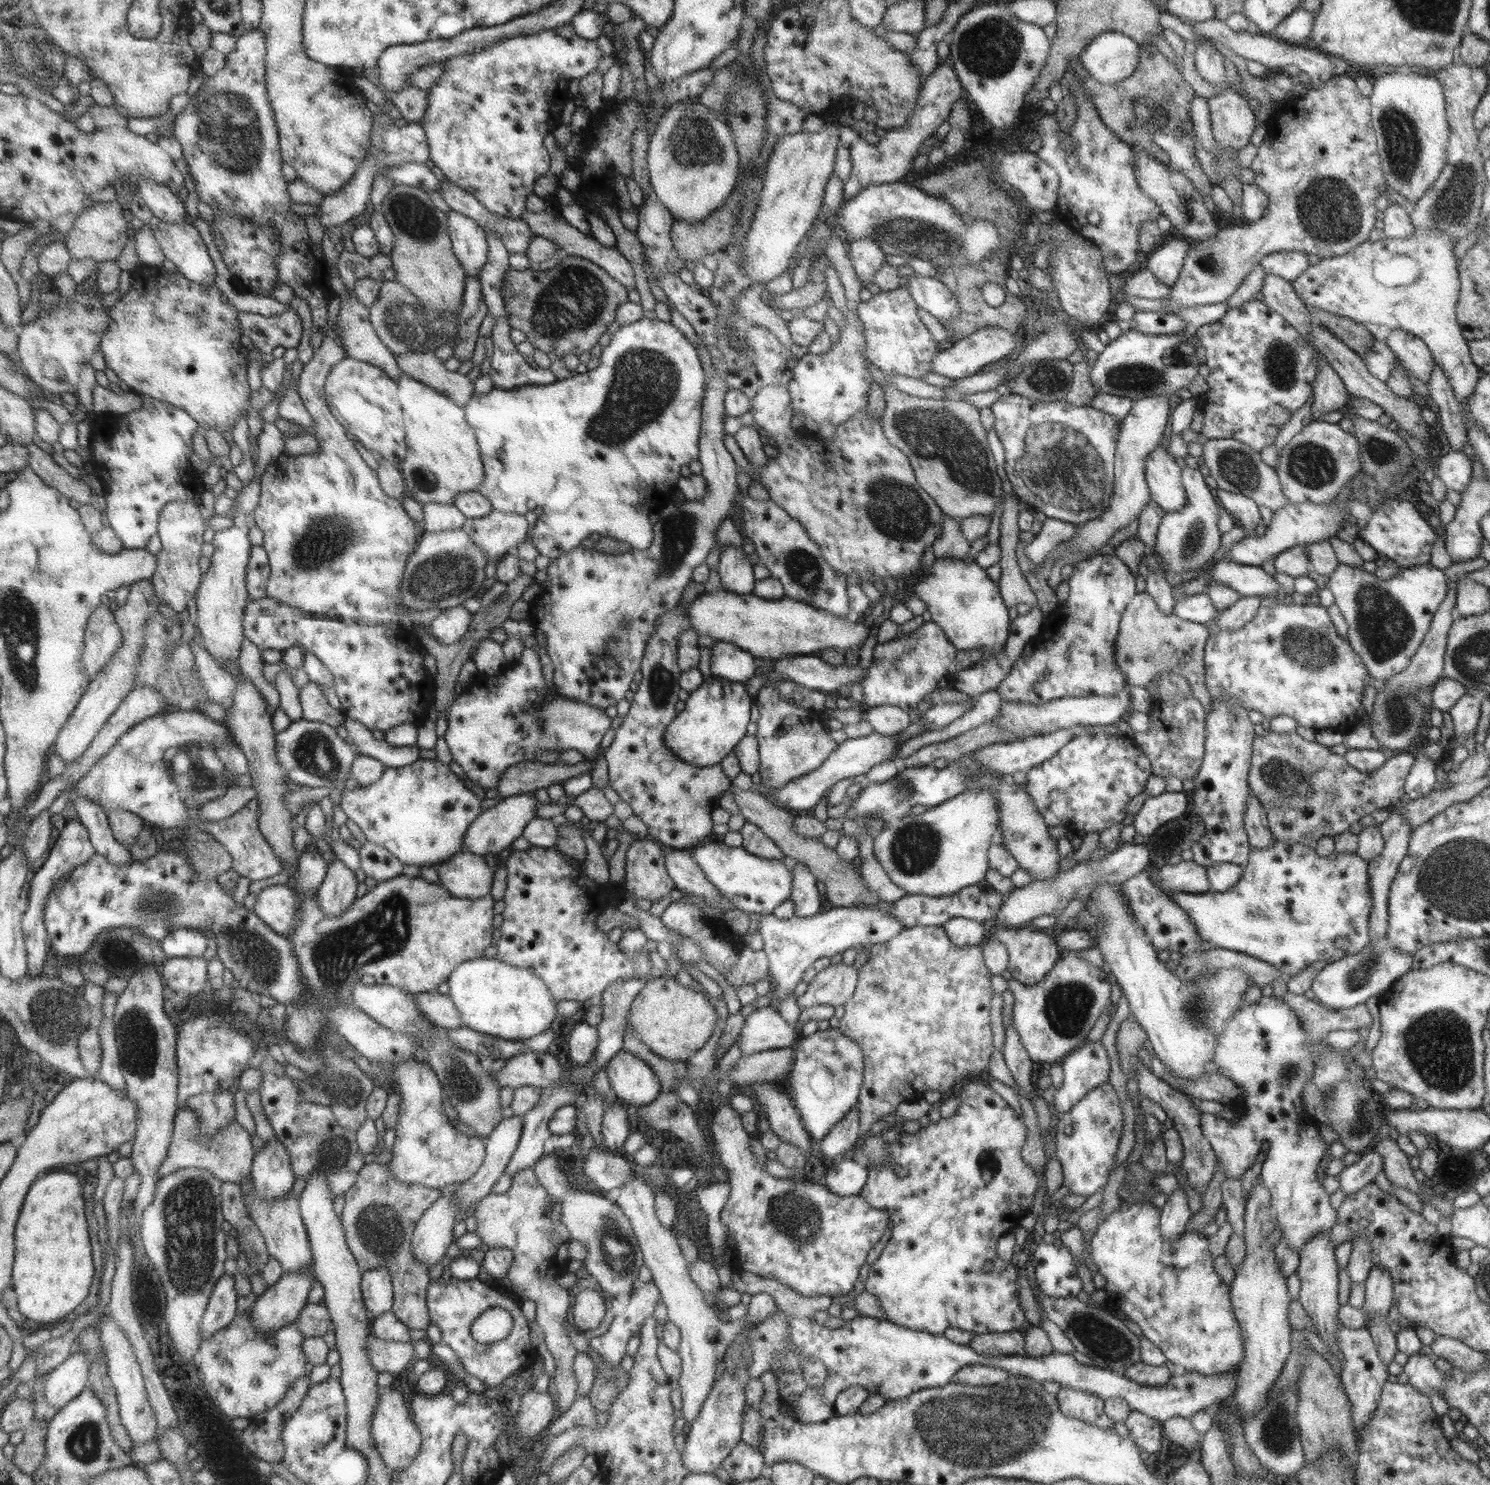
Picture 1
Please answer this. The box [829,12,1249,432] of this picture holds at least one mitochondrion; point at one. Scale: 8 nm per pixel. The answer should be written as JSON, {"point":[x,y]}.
{"point":[989,47]}

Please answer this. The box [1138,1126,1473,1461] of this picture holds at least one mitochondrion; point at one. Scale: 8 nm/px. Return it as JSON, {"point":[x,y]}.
{"point":[1278,1435]}

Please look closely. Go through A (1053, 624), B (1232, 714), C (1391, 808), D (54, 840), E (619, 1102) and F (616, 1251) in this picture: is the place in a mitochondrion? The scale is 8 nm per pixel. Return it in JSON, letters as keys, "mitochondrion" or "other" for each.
{"A":"other","B":"mitochondrion","C":"other","D":"other","E":"other","F":"mitochondrion"}

